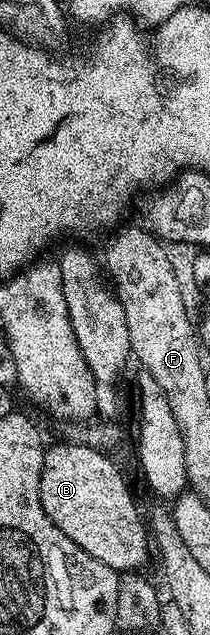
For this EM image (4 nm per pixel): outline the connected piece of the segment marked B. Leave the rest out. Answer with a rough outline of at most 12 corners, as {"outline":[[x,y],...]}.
{"outline":[[47,445],[48,520],[113,570],[146,562],[148,527],[109,453]]}

